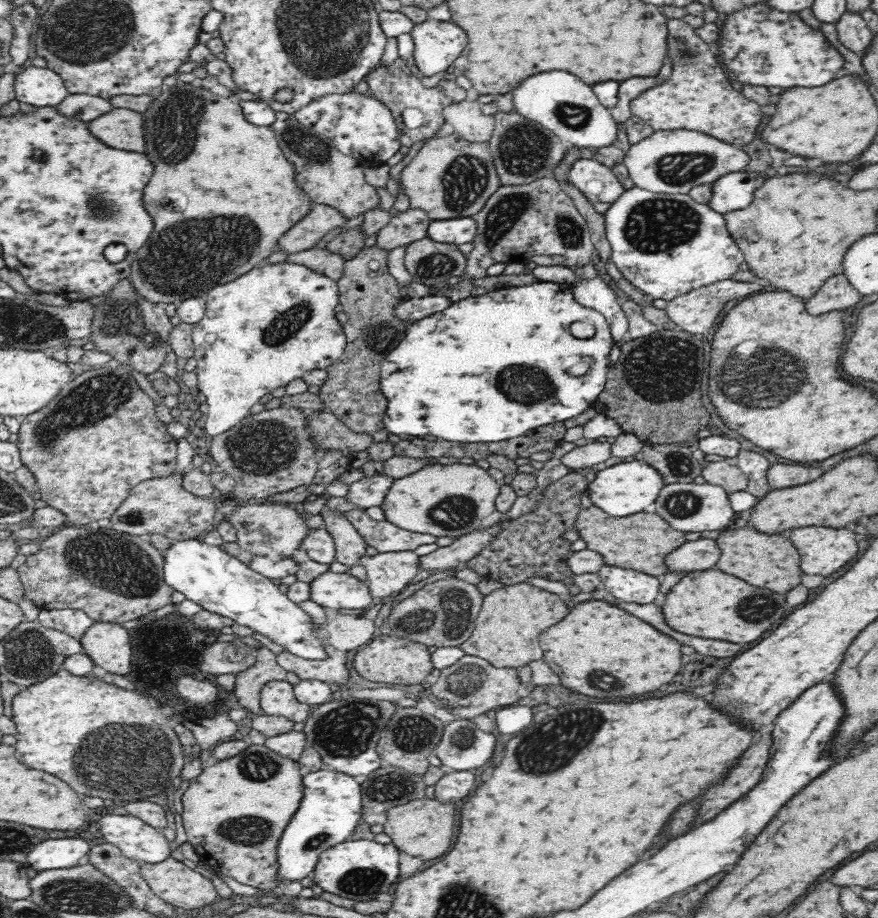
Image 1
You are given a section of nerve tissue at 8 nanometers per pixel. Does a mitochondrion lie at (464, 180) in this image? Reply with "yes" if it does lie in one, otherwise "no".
yes

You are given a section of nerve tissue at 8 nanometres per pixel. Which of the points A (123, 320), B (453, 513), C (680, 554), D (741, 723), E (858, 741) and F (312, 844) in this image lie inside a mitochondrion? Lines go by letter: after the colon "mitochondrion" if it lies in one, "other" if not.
A: mitochondrion
B: mitochondrion
C: other
D: other
E: other
F: mitochondrion

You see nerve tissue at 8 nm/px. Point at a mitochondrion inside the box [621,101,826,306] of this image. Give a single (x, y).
(681, 167)

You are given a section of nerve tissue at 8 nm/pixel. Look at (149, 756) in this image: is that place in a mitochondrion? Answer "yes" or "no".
yes

